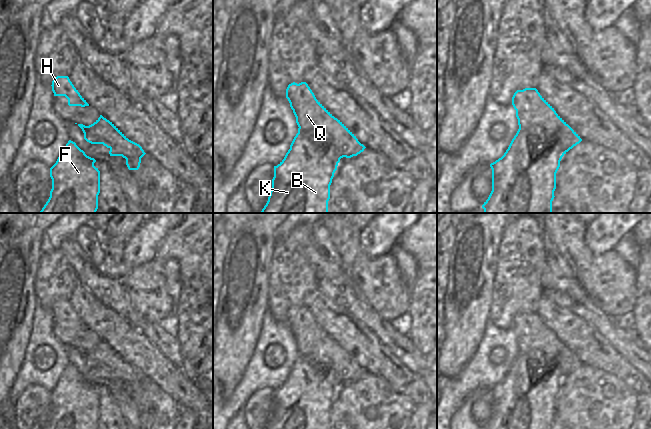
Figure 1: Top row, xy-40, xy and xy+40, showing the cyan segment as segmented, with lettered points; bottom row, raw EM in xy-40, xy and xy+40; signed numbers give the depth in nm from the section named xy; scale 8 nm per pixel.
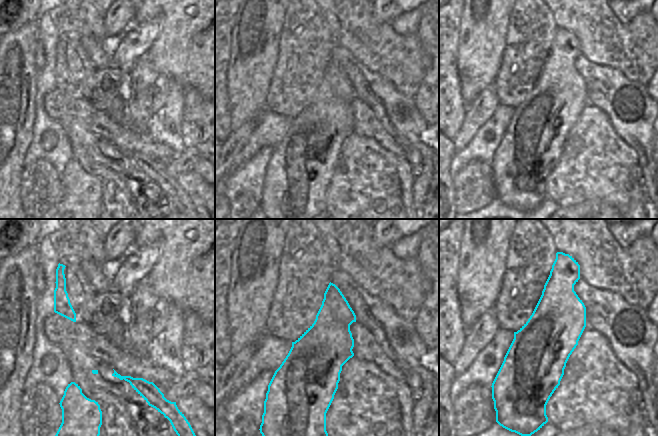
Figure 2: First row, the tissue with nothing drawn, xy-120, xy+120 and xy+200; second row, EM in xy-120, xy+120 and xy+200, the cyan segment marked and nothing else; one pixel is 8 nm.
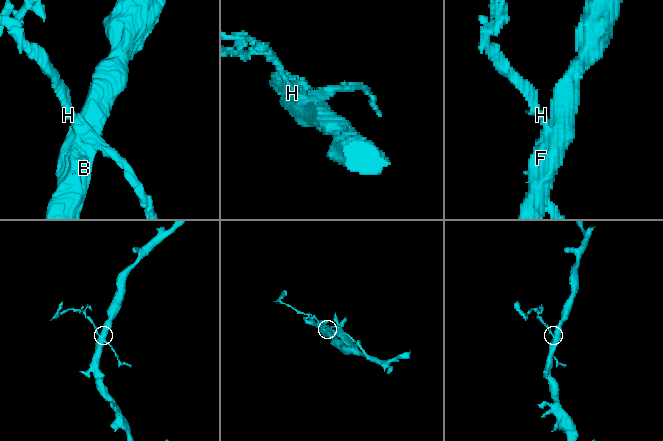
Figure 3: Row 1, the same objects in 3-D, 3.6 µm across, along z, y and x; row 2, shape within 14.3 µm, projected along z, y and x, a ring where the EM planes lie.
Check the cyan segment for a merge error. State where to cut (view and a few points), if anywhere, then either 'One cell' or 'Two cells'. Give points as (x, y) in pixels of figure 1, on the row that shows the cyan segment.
Split along xy+40 (516, 109), (525, 113), (525, 129), (552, 132), (571, 148). Two cells

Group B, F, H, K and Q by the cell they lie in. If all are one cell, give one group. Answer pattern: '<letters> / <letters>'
B F K / H Q

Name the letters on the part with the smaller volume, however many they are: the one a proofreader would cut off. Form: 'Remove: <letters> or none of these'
Remove: H, Q

